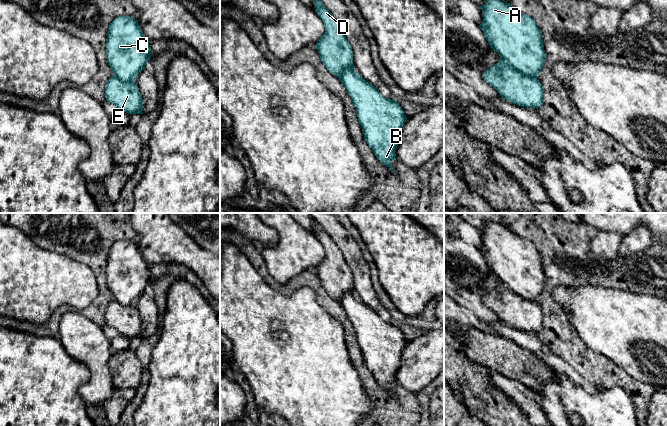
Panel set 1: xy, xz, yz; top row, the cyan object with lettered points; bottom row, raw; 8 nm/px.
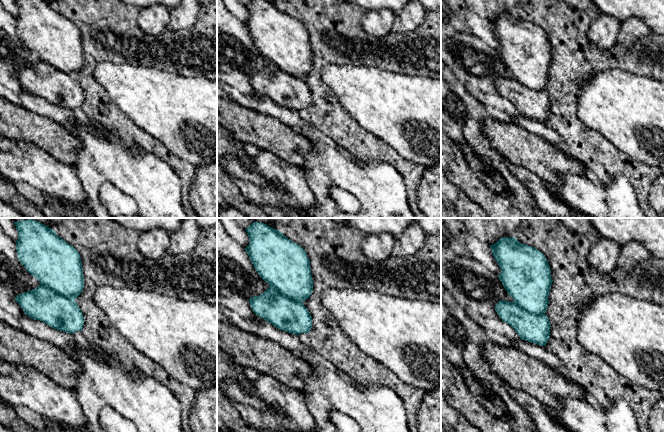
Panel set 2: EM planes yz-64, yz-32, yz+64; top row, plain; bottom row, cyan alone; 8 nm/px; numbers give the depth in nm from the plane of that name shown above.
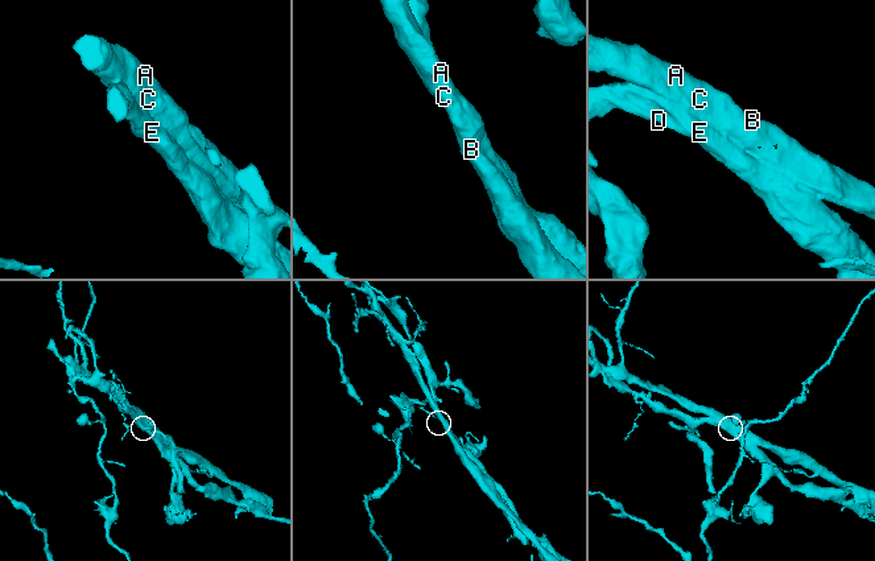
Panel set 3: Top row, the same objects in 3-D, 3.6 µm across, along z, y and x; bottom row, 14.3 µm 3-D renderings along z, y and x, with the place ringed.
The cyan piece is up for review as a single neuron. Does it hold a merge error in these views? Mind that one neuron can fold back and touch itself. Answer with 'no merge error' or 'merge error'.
merge error

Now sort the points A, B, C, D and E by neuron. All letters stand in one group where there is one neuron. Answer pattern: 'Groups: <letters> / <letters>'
Groups: A B C / D E

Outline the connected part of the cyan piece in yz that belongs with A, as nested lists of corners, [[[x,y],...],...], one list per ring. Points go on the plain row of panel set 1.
[[[487,222],[480,232],[483,245],[479,251],[490,271],[510,291],[537,303],[546,277],[541,254],[534,243],[498,223]]]

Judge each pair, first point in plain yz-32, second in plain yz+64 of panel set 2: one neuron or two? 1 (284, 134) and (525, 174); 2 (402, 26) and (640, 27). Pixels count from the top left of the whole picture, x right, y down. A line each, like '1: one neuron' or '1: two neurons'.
1: two neurons
2: one neuron

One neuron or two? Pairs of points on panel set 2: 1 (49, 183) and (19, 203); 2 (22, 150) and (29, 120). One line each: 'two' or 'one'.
1: two
2: two

